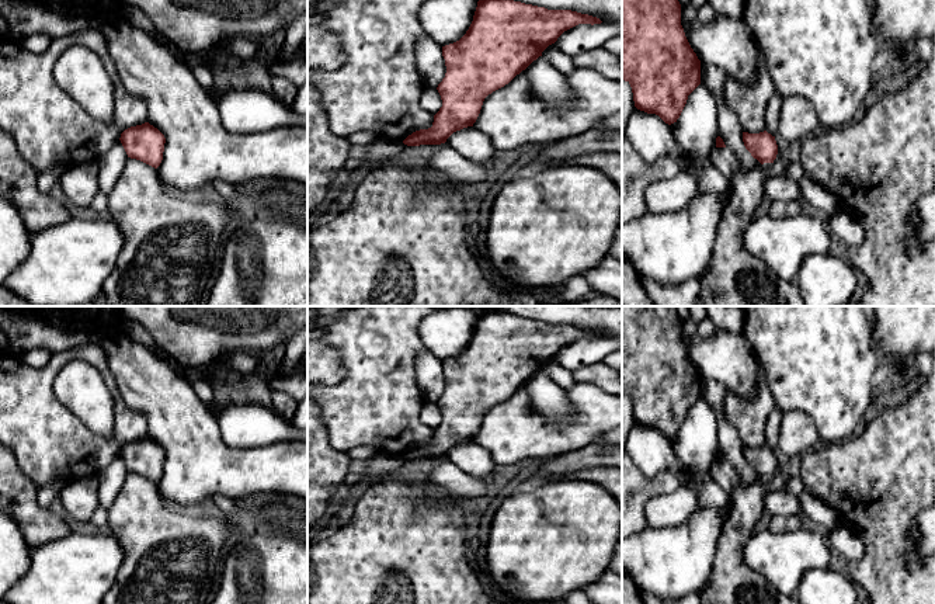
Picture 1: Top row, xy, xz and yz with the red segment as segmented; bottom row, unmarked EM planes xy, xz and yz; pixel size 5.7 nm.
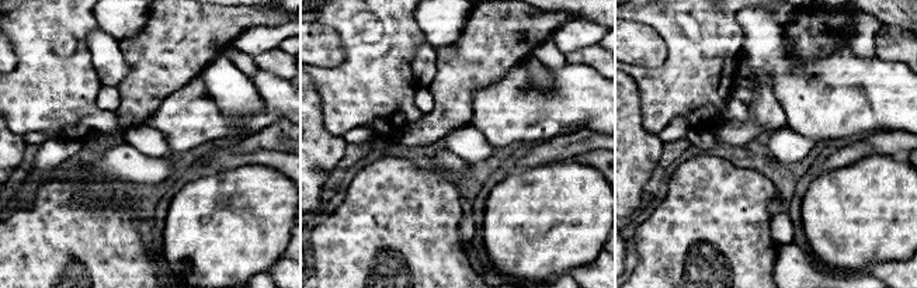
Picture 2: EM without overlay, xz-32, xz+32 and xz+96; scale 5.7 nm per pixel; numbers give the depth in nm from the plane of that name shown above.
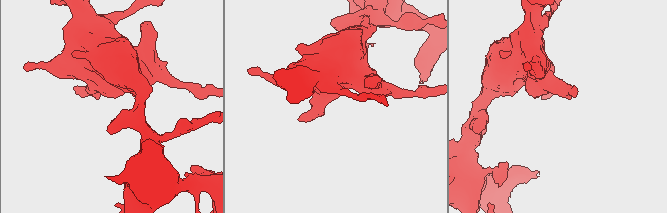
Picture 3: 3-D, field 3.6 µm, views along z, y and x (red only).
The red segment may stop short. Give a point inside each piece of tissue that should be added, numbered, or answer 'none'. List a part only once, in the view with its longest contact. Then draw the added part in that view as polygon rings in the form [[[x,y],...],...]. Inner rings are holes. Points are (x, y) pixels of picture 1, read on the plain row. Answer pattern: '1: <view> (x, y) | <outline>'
none

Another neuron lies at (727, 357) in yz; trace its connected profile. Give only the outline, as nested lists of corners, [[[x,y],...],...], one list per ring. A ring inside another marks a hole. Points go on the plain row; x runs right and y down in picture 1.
[[[717,330],[710,339],[691,337],[684,347],[701,376],[720,381],[744,400],[754,399],[761,365],[743,333]]]

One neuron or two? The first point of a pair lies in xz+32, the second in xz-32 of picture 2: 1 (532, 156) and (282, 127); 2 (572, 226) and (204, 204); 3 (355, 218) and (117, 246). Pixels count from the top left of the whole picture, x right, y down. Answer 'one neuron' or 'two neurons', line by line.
1: one neuron
2: one neuron
3: one neuron

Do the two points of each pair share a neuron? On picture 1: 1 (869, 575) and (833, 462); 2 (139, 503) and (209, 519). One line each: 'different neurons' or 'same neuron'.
1: same neuron
2: same neuron

